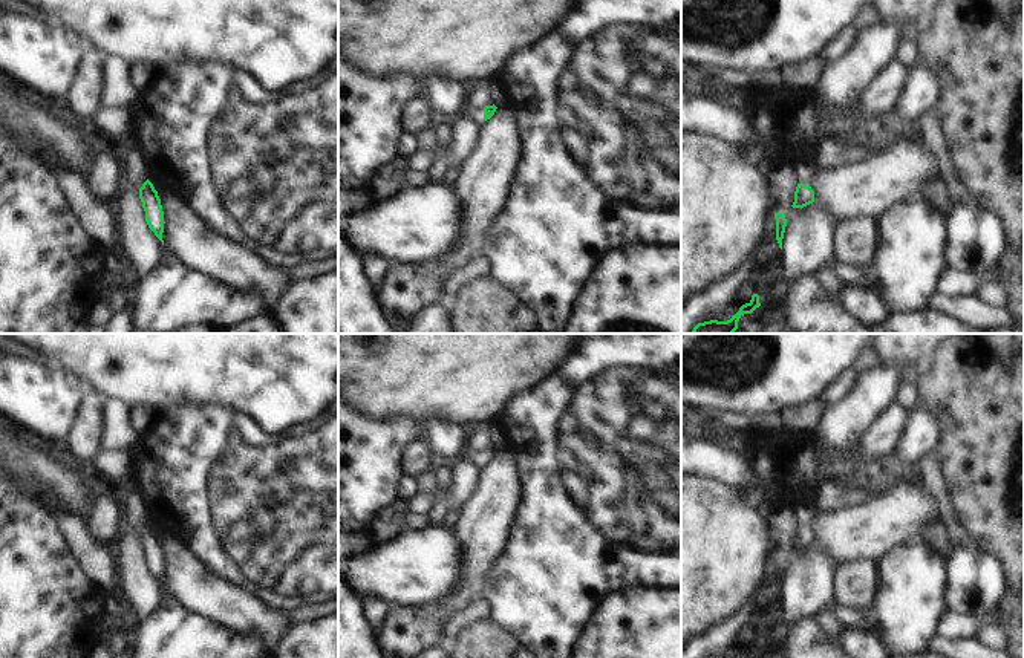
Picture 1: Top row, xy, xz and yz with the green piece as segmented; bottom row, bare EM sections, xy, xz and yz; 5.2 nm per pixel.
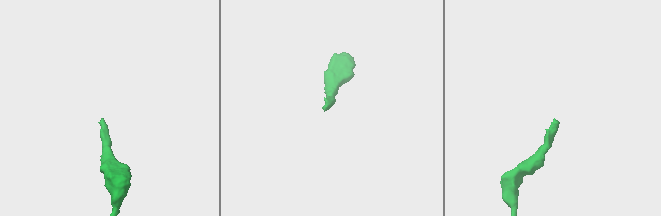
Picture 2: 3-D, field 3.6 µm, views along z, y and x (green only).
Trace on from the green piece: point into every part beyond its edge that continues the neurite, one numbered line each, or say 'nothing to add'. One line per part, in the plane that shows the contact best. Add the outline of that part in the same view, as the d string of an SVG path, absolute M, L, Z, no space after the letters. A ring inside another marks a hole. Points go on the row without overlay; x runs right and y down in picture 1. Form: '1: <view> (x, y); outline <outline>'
1: xz (476, 458); outline M484 450L470 453L470 462L471 462L478 470L481 470L481 468L485 465L485 462L484 462Z

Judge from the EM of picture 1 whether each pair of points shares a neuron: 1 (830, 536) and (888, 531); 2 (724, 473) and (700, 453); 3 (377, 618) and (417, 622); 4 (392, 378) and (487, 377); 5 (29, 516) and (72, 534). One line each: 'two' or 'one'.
1: one
2: one
3: two
4: one
5: two

